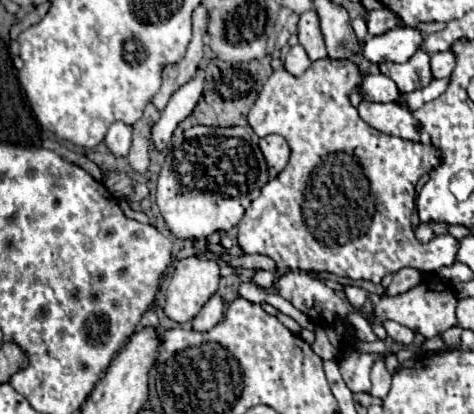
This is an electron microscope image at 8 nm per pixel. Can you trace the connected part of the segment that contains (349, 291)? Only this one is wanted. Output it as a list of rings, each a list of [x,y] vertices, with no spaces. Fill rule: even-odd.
[[[346,286],[344,292],[346,292],[346,298],[348,298],[348,304],[354,306],[354,308],[360,308],[366,302],[366,296],[368,296],[368,292],[364,292],[358,286]]]

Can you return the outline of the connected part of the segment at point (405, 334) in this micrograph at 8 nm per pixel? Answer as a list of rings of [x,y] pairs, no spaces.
[[[388,320],[388,322],[384,322],[384,328],[386,328],[388,336],[390,336],[392,340],[396,340],[396,342],[402,342],[402,344],[412,344],[412,340],[414,340],[414,332],[412,332],[410,328],[406,328],[406,326],[398,324],[398,322]]]

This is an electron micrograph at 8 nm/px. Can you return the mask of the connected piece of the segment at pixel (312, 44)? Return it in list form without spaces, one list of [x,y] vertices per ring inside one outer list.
[[[314,10],[304,12],[300,16],[300,24],[298,24],[298,40],[300,46],[306,50],[306,54],[310,56],[310,60],[320,60],[326,58],[326,46],[324,46],[324,38],[320,32],[320,22],[318,22],[318,14]]]

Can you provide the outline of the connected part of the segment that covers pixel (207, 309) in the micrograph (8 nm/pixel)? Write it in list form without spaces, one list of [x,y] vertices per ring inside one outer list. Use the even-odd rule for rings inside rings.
[[[214,294],[202,308],[202,312],[198,312],[198,316],[194,316],[192,320],[192,330],[196,332],[208,332],[210,328],[214,328],[224,316],[224,302],[218,294]]]

